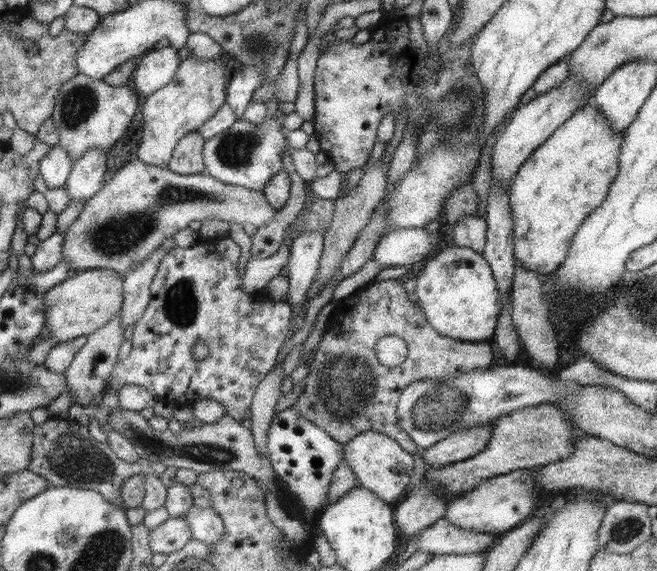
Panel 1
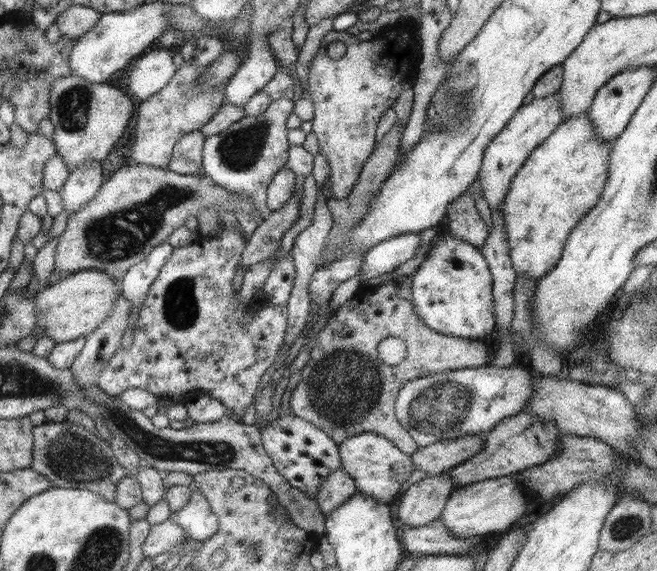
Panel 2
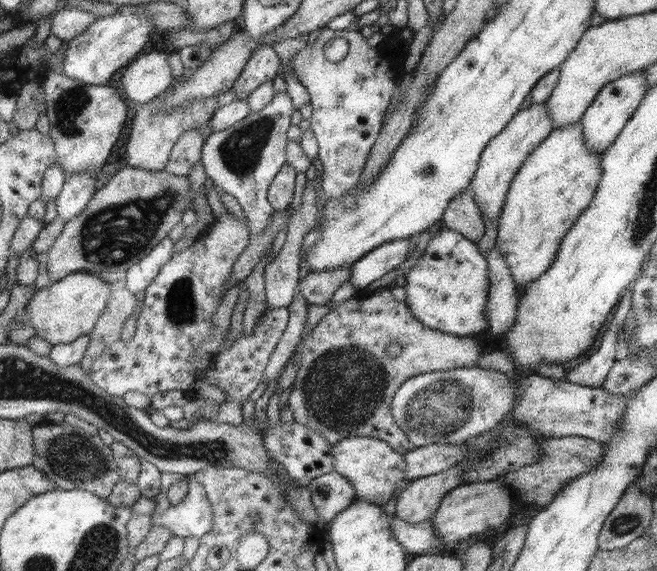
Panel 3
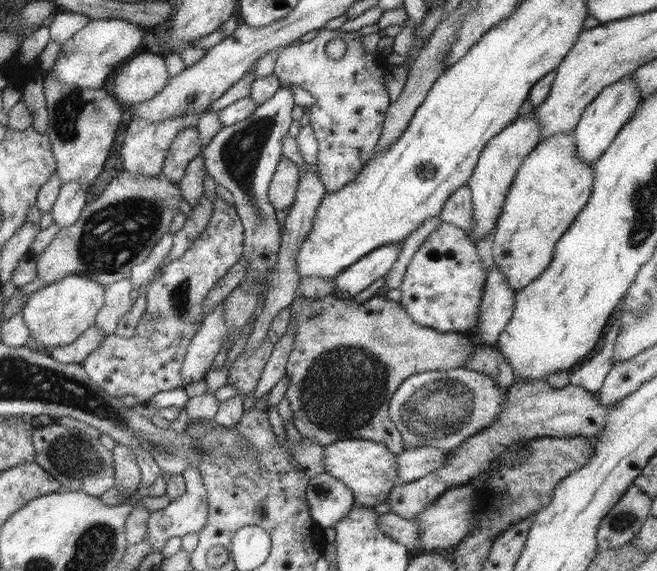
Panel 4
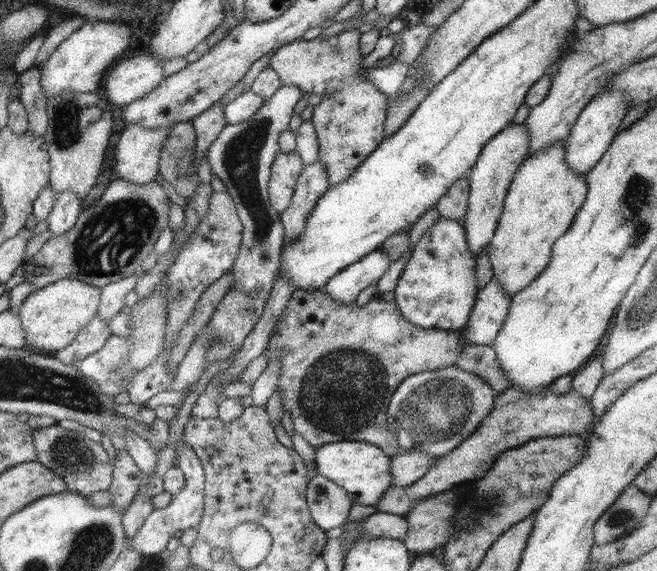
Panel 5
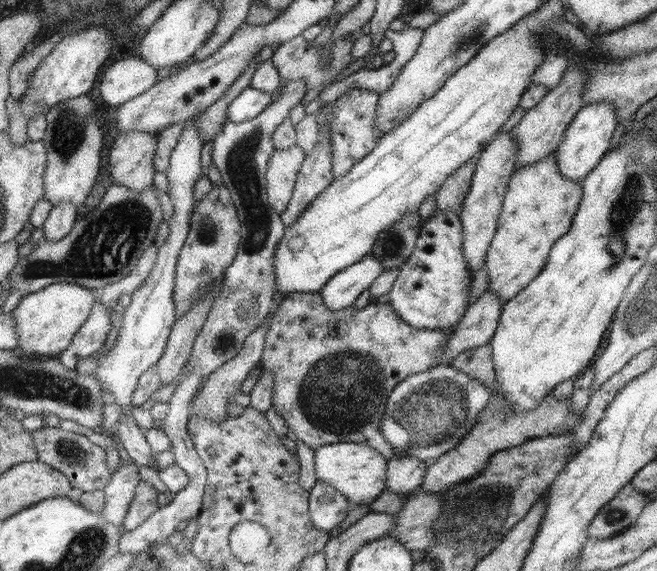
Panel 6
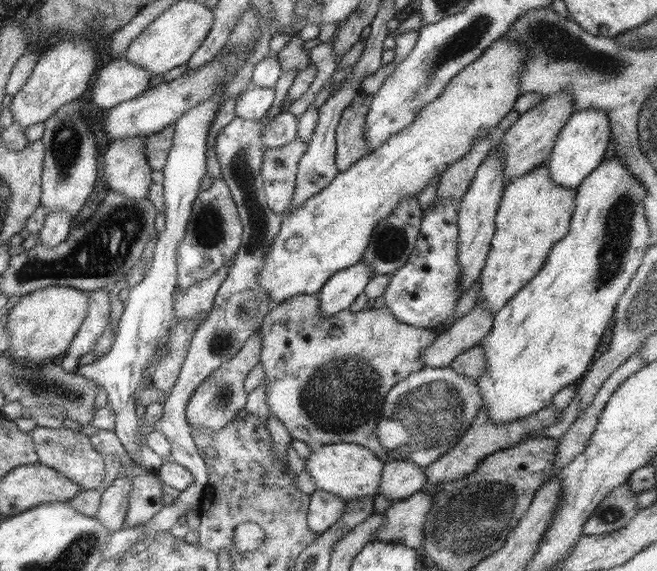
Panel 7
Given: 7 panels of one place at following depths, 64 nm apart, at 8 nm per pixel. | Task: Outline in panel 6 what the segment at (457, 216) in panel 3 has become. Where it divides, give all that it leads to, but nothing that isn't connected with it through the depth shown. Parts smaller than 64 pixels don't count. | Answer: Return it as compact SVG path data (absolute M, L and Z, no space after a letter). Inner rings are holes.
M478 155L473 156L445 178L437 193L434 194L436 208L439 211L452 210L456 215L460 213L460 206L469 190L477 160Z

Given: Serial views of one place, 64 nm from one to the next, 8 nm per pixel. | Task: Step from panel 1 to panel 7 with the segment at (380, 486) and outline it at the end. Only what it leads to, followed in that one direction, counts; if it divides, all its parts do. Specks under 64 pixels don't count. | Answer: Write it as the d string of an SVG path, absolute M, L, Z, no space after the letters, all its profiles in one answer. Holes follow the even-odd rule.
M348 442L324 444L313 447L305 461L304 469L315 482L316 488L352 501L359 497L374 496L379 492L379 477L384 462L364 446Z

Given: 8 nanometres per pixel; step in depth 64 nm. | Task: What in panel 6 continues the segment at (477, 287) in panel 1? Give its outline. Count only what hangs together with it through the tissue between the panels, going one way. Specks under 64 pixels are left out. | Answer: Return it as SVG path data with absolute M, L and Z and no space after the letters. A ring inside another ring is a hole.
M438 209L425 220L418 230L415 246L409 258L398 268L397 277L387 292L388 303L393 306L395 314L409 326L416 329L444 329L449 330L459 322L463 311L467 309L468 294L470 292L471 273L468 272L467 262L463 258L463 232L460 219L452 210L444 212Z

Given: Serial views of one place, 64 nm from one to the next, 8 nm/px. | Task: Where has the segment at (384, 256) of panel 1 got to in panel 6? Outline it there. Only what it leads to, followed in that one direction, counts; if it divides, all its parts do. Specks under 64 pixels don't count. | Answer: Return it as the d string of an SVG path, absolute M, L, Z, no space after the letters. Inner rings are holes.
M367 254L337 272L320 290L323 304L329 310L352 306L357 295L368 289L371 282L383 272L380 265L381 262L375 256Z

